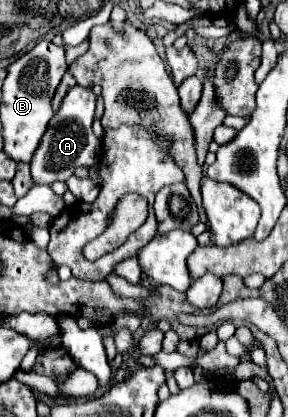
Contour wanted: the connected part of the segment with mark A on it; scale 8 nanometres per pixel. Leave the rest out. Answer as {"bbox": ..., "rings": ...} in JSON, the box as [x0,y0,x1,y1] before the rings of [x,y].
{"bbox":[30,86,102,186],"rings":[[[74,86],[68,90],[60,110],[54,114],[42,136],[42,144],[38,144],[38,152],[34,152],[34,160],[30,162],[30,176],[34,184],[50,186],[54,182],[66,182],[78,166],[90,168],[98,162],[102,146],[92,132],[94,108],[96,108],[96,94],[90,88]]]}

